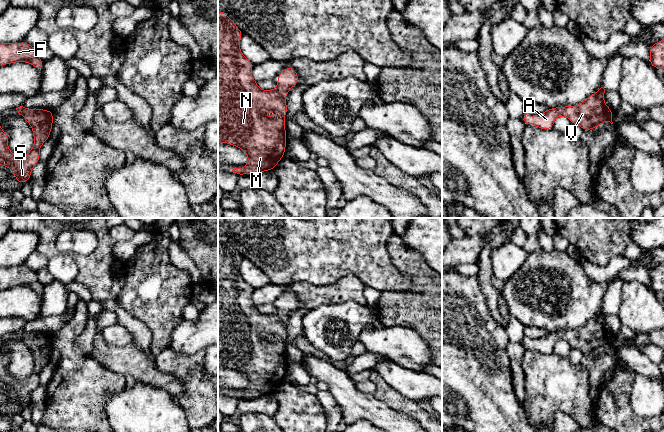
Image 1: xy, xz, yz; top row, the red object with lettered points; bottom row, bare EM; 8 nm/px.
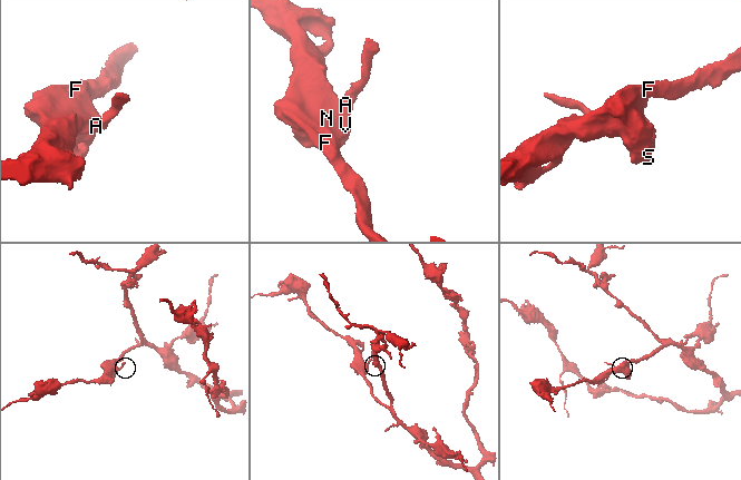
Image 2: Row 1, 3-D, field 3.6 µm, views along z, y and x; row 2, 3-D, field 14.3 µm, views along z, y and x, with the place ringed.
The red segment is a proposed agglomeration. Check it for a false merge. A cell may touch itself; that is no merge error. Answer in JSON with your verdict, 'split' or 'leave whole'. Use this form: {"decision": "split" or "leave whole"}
{"decision": "leave whole"}

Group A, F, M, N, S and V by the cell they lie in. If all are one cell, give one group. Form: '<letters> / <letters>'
A F M N S V

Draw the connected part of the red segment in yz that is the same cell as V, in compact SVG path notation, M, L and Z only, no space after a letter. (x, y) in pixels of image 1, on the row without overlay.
M601 311L580 328L548 332L547 335L534 340L525 337L523 344L544 354L552 353L558 340L566 340L572 348L579 349L583 355L594 354L602 346L613 348L613 334L606 330L604 317L605 313Z

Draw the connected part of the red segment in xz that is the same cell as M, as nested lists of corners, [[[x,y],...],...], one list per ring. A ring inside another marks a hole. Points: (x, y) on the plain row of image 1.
[[[218,234],[218,367],[224,366],[236,370],[248,379],[248,387],[243,392],[234,392],[233,397],[259,398],[267,394],[275,394],[278,386],[284,382],[287,358],[285,339],[288,336],[285,321],[292,311],[299,307],[296,294],[290,290],[281,295],[277,301],[278,310],[273,314],[263,314],[252,302],[254,289],[240,275],[240,263],[243,256],[234,248],[232,243]],[[267,335],[276,335],[277,340],[264,342]]]

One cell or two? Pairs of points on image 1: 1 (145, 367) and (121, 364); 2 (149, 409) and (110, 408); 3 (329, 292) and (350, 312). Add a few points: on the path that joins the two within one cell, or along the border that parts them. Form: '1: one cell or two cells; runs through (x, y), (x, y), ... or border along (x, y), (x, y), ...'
1: one cell; runs through (139, 365), (127, 364)
2: one cell; runs through (139, 409), (120, 408)
3: two cells; border along (364, 304), (344, 301), (321, 304), (318, 307)

